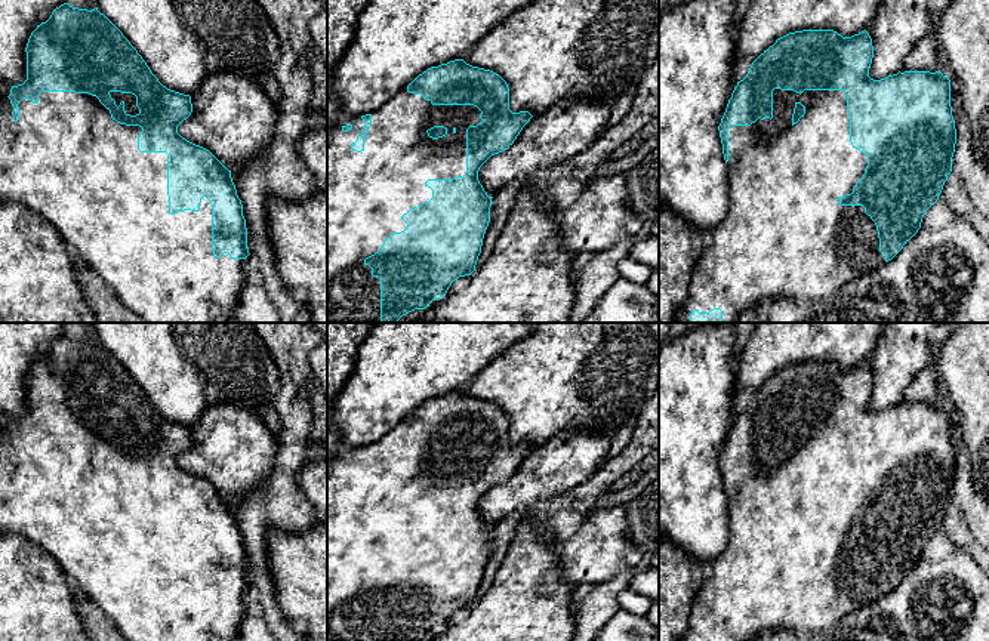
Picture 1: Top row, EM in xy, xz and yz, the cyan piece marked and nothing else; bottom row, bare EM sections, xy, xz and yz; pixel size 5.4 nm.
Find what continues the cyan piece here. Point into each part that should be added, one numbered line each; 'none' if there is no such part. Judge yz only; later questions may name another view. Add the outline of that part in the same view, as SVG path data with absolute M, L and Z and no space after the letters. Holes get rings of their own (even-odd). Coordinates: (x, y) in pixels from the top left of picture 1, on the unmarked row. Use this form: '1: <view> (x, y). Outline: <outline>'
1: yz (785, 567). Outline: M773 422L773 450L758 450L751 457L728 459L728 543L723 554L708 564L706 576L700 583L691 604L688 623L680 641L746 641L758 640L764 632L788 629L794 632L816 634L823 632L841 622L850 613L871 604L885 594L885 586L879 583L879 570L875 554L865 545L863 537L841 537L837 530L851 526L857 512L865 506L868 486L856 481L850 474L850 444L847 441L847 425L844 422L804 422L801 426L794 422ZM795 435L805 438L805 446L797 456L792 454Z

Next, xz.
1: xz (367, 524). Outline: M407 417L370 446L372 459L361 484L351 480L364 459L361 449L345 449L327 459L327 641L380 641L380 610L372 607L364 591L379 583L391 566L406 561L404 545L432 530L432 521L425 517L428 511L466 505L466 460L483 453L474 437L432 437L422 426L409 425ZM434 457L444 457L447 466L429 469L426 462Z

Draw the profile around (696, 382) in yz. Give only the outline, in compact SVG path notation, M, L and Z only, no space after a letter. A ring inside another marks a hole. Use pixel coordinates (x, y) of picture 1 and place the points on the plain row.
M702 323L697 329L683 333L672 342L659 343L659 536L677 543L691 557L711 564L728 543L728 497L724 491L718 457L734 422L736 370L731 369L734 329L733 323Z

